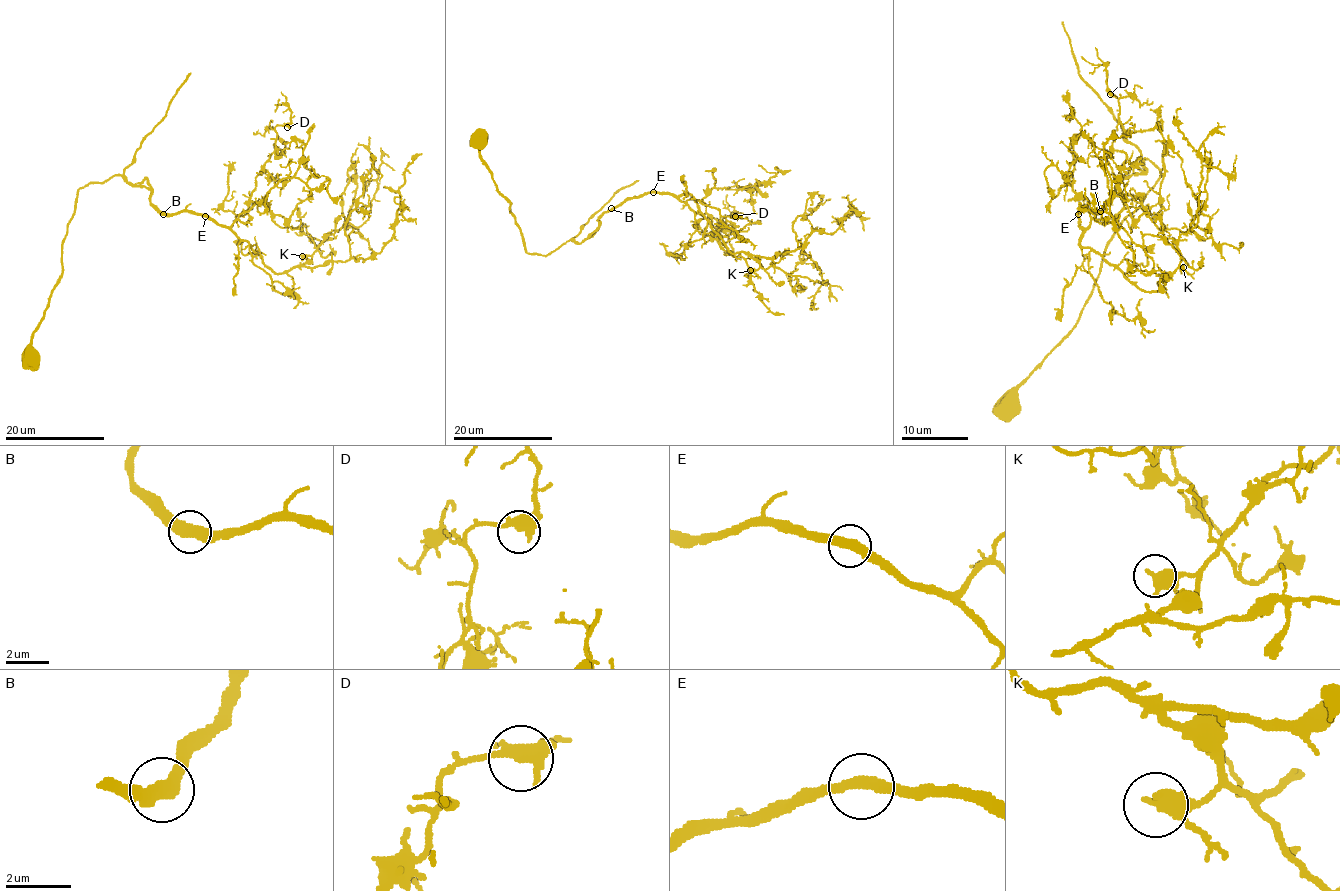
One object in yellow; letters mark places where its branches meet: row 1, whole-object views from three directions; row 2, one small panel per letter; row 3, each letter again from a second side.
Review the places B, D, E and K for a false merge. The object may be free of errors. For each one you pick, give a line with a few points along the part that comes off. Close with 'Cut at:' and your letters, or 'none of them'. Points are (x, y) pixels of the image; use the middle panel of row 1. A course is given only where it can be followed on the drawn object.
Cut at: none of them

